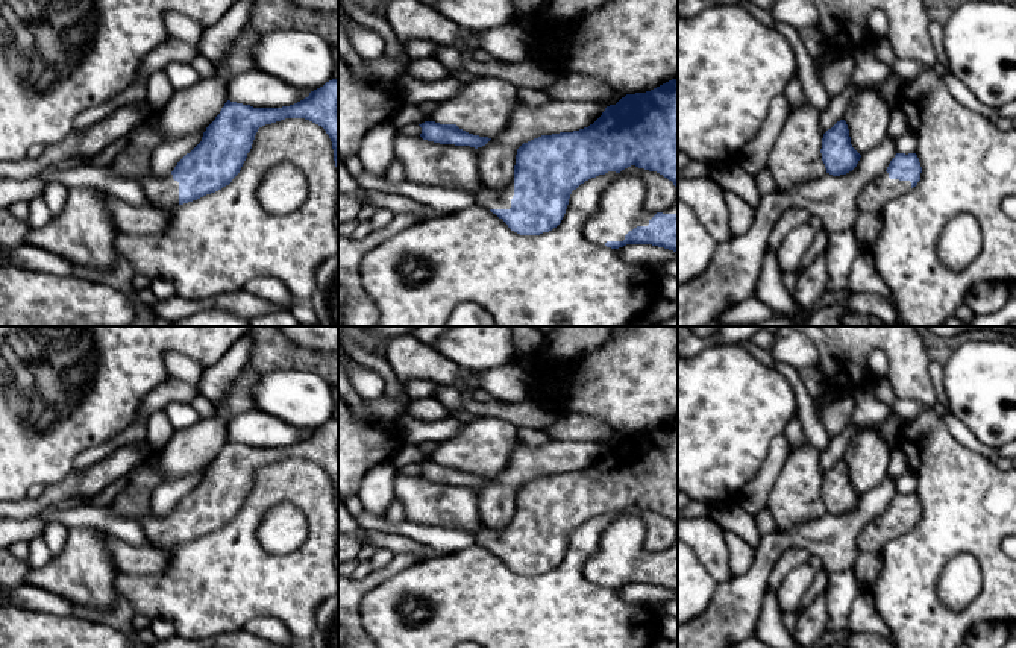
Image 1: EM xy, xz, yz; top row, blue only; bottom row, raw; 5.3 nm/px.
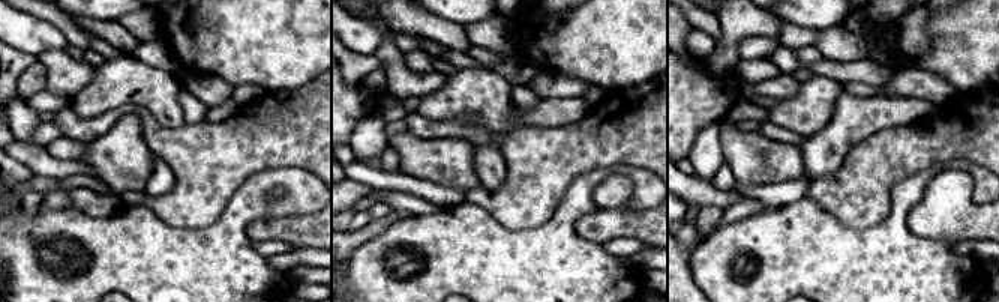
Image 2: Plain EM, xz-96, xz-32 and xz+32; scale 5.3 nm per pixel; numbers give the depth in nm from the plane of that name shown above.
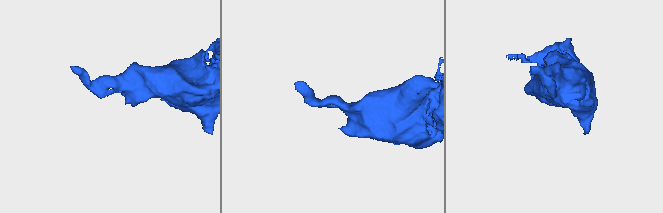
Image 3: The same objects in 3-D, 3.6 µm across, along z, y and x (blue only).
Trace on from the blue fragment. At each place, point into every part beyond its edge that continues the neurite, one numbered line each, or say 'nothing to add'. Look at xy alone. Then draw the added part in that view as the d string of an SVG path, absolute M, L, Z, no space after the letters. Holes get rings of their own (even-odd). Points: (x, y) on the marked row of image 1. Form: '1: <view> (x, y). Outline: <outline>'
1: xy (163, 191). Outline: M149 170L138 182L152 205L158 208L179 205L179 182L173 179L171 173L167 176L155 176L152 170Z

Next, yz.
1: yz (877, 193). Outline: M884 171L870 181L857 197L858 212L880 212L884 205L902 194L911 191L910 181L890 179Z

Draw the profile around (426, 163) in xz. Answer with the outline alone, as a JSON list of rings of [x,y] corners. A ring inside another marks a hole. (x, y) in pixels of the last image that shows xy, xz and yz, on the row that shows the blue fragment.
[[[396,134],[394,155],[402,161],[405,179],[409,182],[473,193],[485,187],[475,147]]]

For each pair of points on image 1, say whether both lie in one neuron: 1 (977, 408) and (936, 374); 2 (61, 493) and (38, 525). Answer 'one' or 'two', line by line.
1: two
2: two

